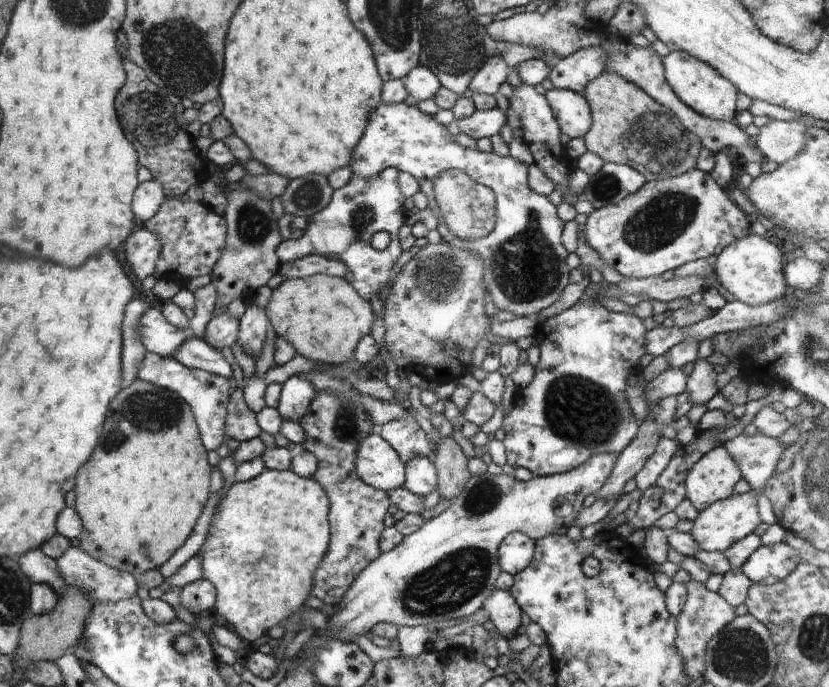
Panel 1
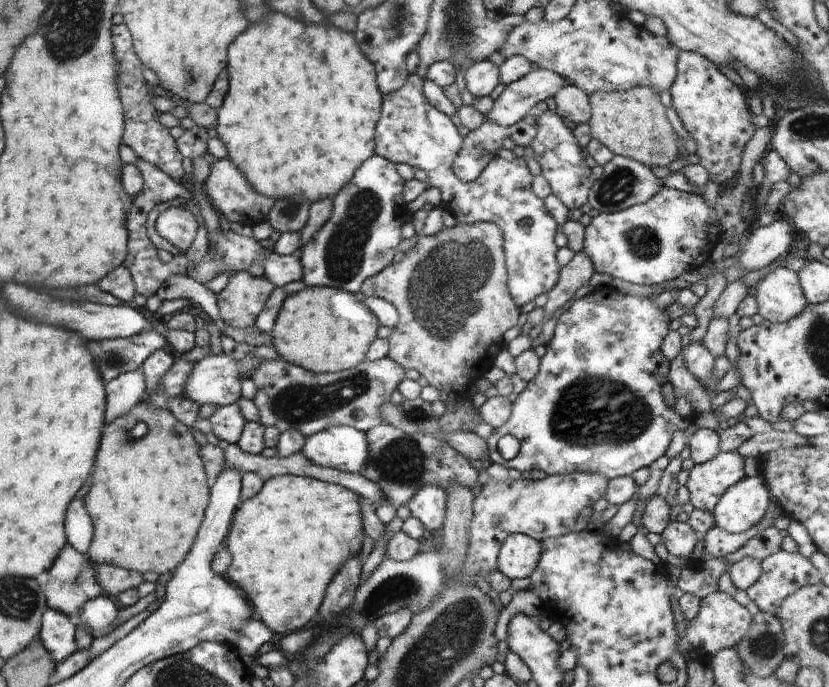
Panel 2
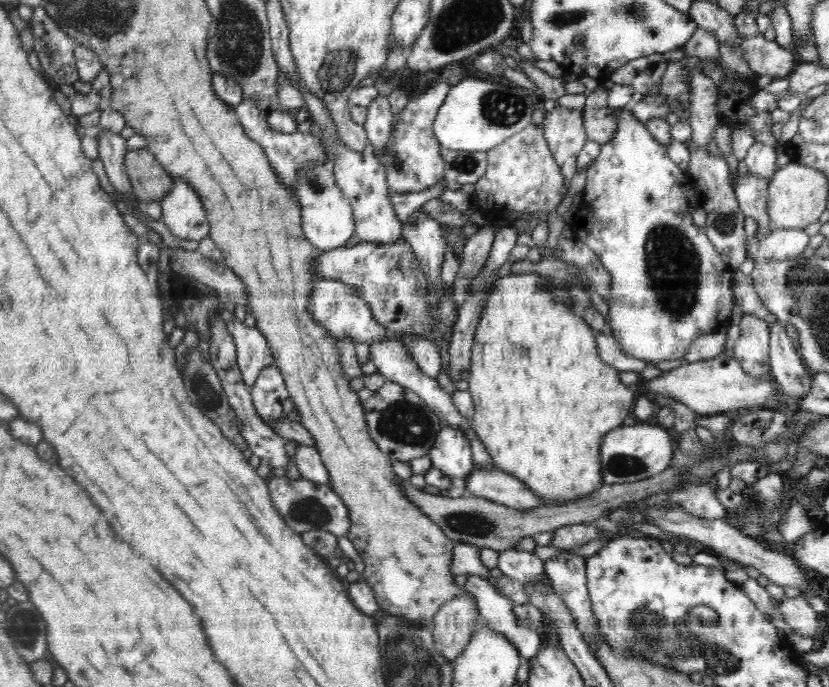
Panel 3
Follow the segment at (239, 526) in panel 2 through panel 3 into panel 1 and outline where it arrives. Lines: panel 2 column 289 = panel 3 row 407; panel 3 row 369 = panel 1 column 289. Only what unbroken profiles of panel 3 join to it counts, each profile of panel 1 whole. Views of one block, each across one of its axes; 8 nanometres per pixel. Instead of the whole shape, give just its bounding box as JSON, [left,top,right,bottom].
[200,468,330,645]

